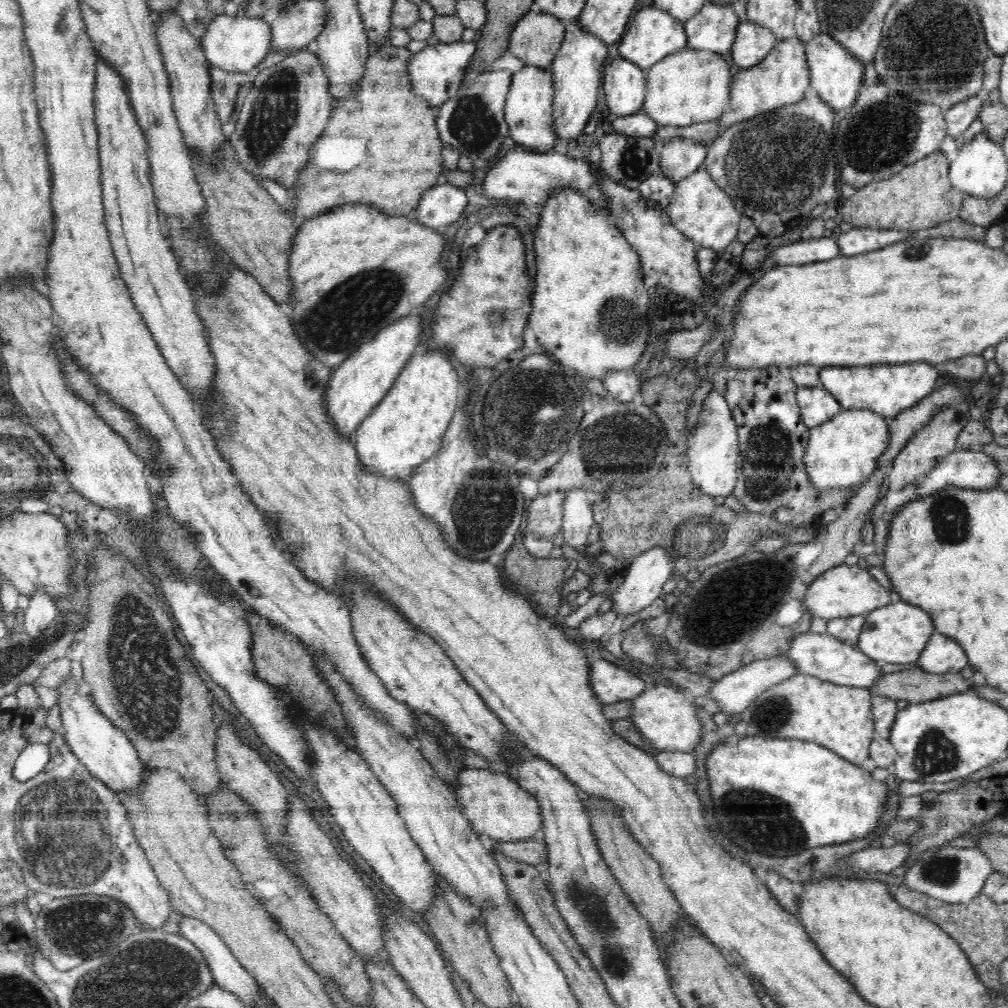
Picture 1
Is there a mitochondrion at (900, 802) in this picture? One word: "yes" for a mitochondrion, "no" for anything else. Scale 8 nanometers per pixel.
no

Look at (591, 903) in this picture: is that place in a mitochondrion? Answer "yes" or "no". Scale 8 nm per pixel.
yes

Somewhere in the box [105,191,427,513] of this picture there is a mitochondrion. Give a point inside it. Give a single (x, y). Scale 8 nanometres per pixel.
(329, 324)

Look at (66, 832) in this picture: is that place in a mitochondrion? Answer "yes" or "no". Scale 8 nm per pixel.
yes

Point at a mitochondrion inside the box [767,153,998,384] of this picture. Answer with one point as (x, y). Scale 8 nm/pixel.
(916, 253)

